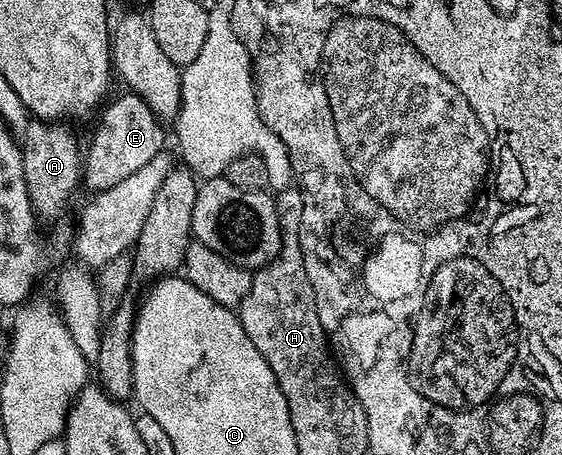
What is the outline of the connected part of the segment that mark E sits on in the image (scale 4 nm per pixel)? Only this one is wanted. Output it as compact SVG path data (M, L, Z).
M130 91L123 93L122 97L115 98L113 102L110 100L100 110L101 118L97 121L93 142L90 143L89 149L87 145L87 152L83 157L83 185L84 188L89 188L89 191L115 187L115 183L127 179L127 175L133 174L134 171L140 171L166 148L165 133L161 130L162 122L151 107L139 94Z

